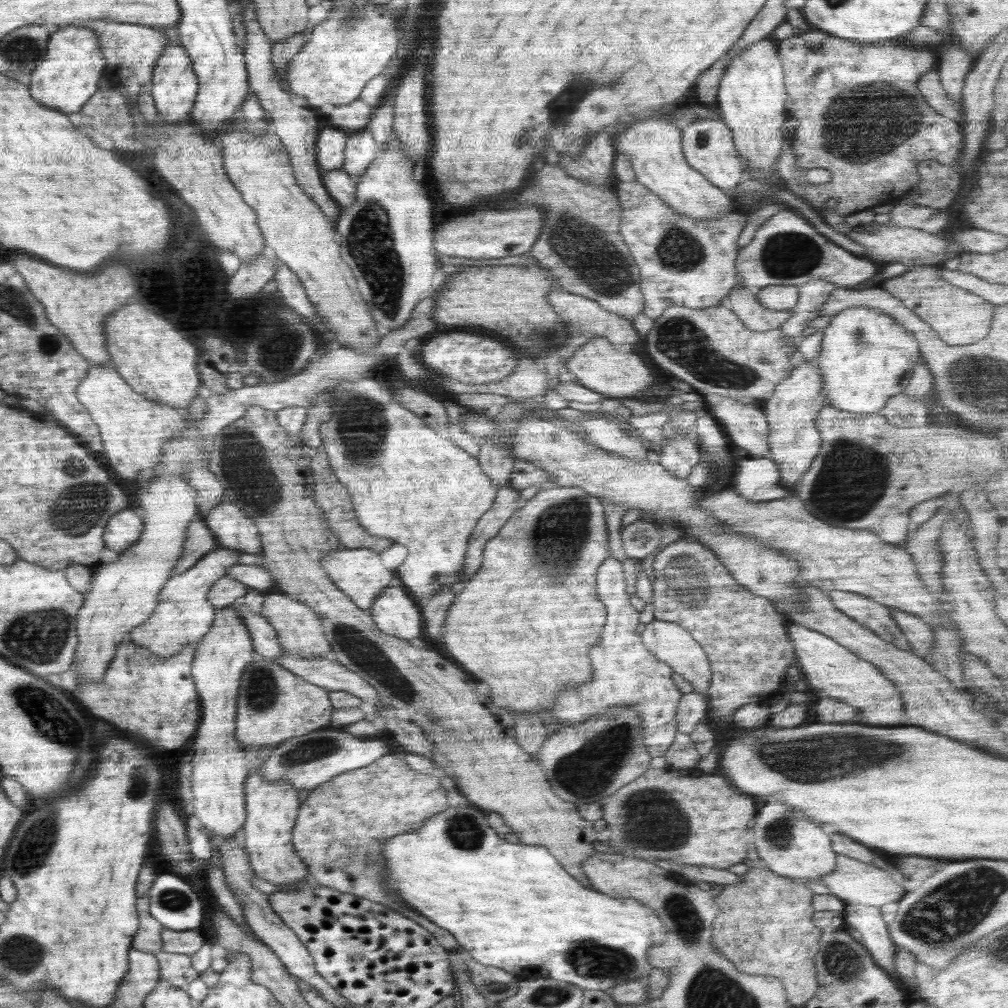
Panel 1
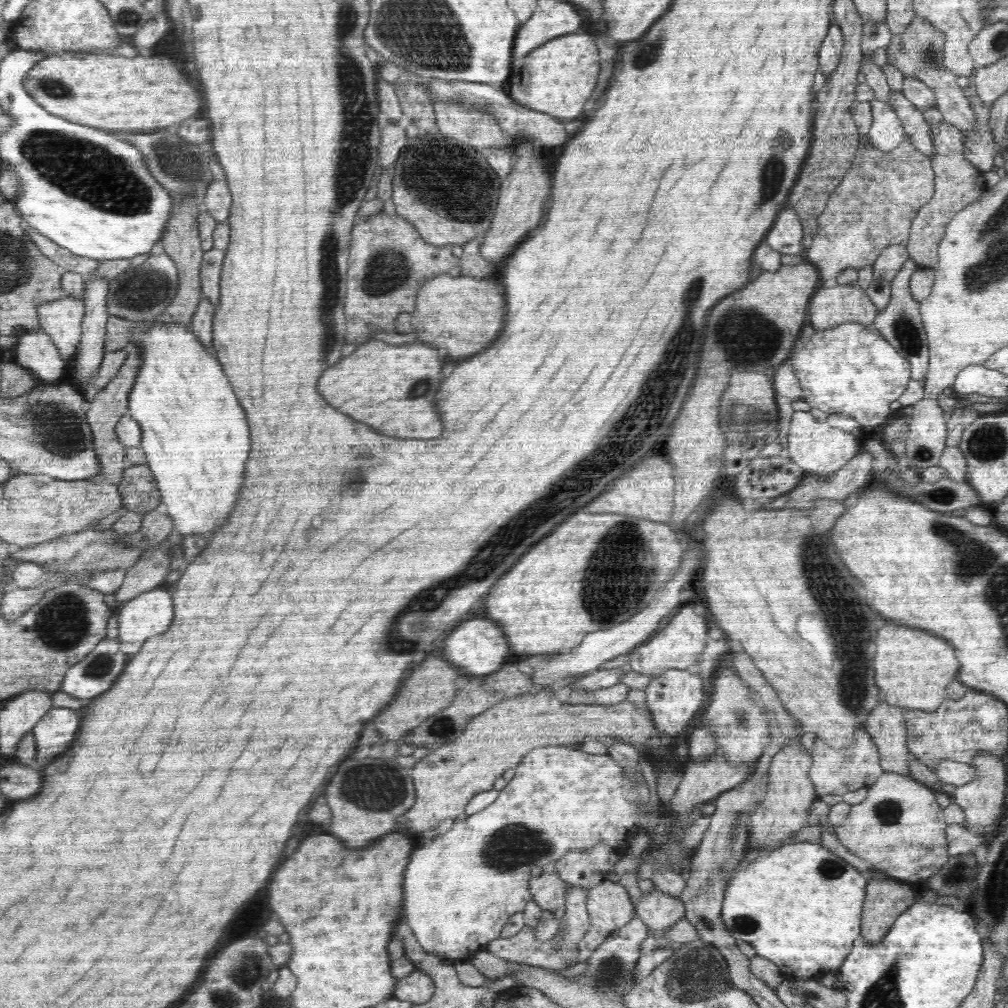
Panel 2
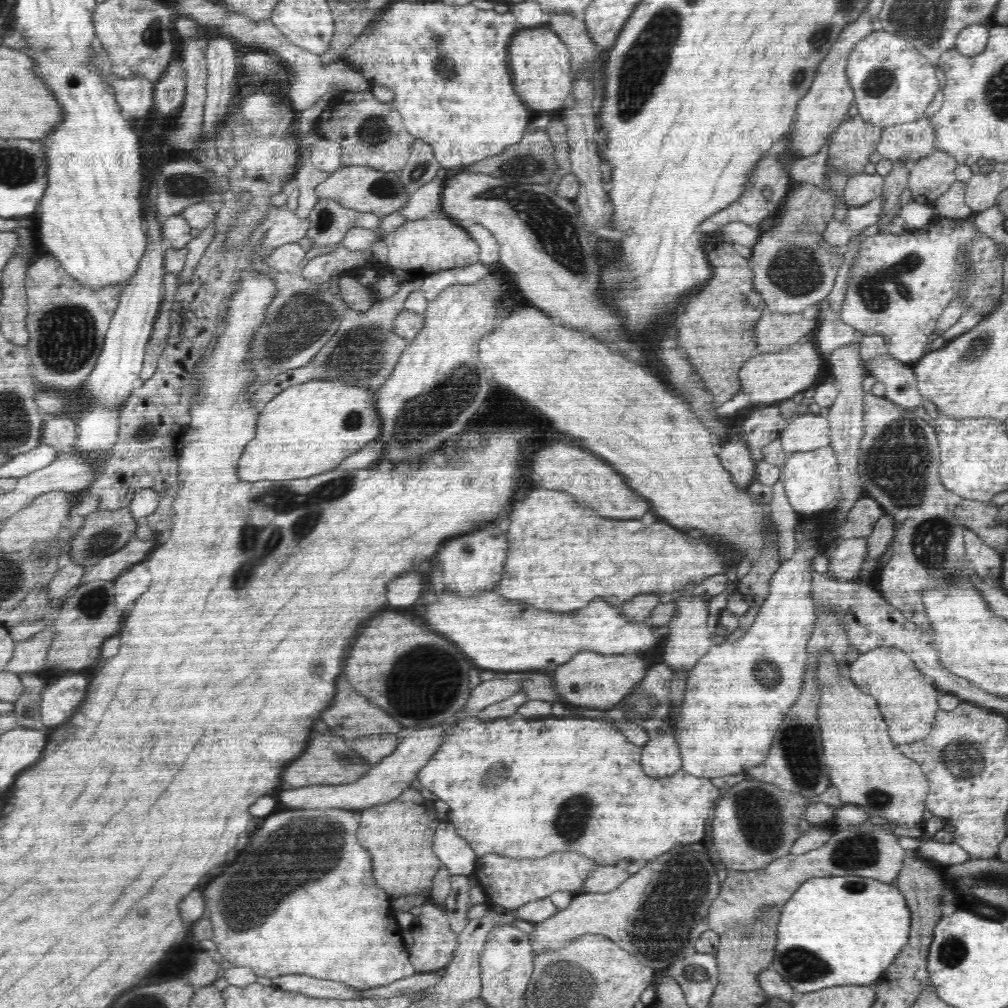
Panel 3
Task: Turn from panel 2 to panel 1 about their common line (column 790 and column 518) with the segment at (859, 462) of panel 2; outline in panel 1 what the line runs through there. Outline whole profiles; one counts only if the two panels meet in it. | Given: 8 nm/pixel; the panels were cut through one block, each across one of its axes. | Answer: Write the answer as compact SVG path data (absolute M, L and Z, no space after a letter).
M510 483L504 484L497 489L496 498L492 506L480 517L480 520L473 528L470 535L470 548L467 548L464 566L464 580L474 576L474 572L480 568L482 562L482 552L485 544L506 524L506 521L523 506L525 500Z

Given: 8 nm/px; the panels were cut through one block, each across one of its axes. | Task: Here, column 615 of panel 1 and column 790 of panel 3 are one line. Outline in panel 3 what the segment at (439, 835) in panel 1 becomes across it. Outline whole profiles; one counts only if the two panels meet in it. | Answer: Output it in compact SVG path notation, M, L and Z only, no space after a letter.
M856 875L814 877L793 894L777 924L772 970L786 979L797 996L835 986L876 984L908 942L911 914L898 887Z

